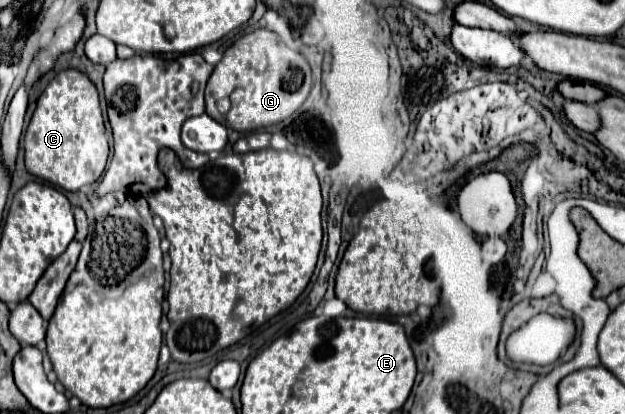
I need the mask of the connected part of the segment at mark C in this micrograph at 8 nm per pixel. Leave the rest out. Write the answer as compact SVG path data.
M62 70L38 98L38 106L26 130L26 168L30 174L68 192L94 184L108 162L108 140L92 80L80 70Z

